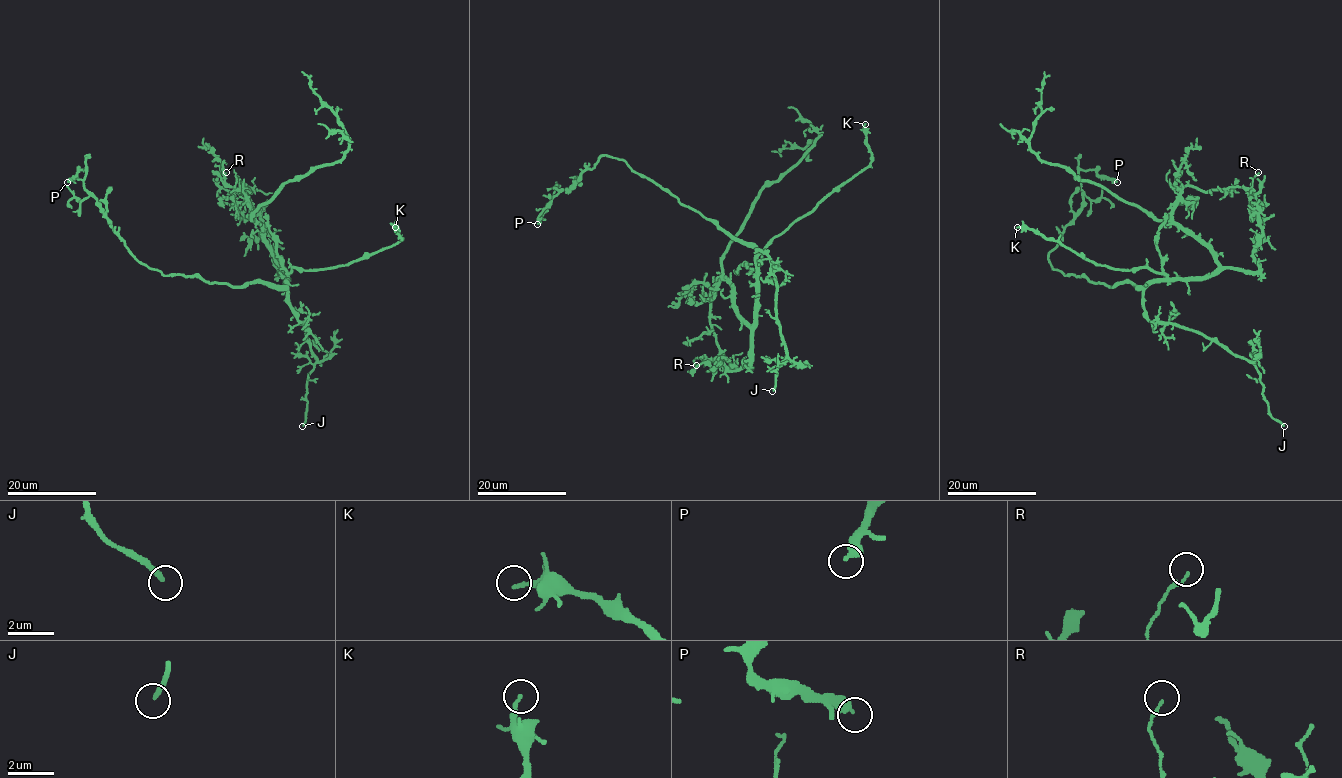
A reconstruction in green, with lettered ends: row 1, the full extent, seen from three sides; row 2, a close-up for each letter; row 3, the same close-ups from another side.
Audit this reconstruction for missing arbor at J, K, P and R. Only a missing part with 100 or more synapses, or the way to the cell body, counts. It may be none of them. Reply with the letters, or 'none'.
J

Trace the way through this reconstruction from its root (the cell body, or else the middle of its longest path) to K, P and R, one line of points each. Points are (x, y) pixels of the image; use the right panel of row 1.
K: (1191, 280), (1169, 280), (1147, 268), (1116, 270), (1098, 265), (1054, 240), (1017, 227)
P: (1191, 280), (1107, 286), (1051, 267), (1048, 254), (1083, 201), (1079, 171), (1094, 170), (1117, 182)
R: (1191, 280), (1226, 268), (1258, 270), (1253, 250), (1261, 225), (1256, 213), (1250, 218), (1250, 183), (1258, 172)

